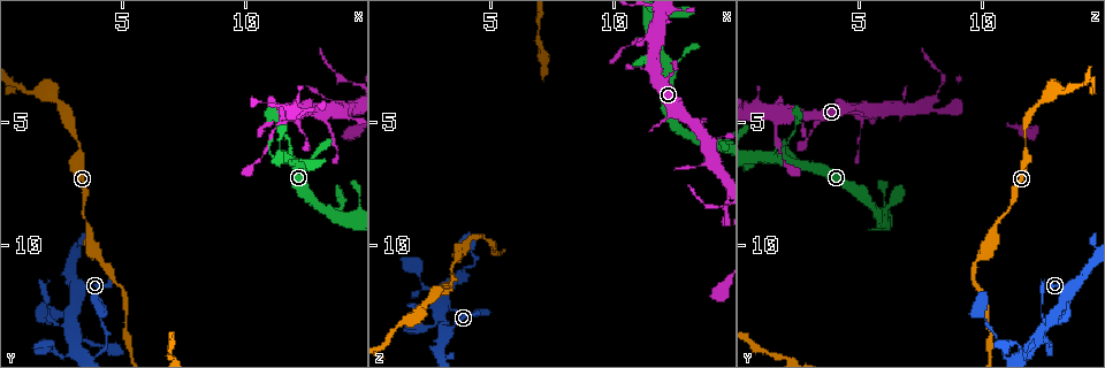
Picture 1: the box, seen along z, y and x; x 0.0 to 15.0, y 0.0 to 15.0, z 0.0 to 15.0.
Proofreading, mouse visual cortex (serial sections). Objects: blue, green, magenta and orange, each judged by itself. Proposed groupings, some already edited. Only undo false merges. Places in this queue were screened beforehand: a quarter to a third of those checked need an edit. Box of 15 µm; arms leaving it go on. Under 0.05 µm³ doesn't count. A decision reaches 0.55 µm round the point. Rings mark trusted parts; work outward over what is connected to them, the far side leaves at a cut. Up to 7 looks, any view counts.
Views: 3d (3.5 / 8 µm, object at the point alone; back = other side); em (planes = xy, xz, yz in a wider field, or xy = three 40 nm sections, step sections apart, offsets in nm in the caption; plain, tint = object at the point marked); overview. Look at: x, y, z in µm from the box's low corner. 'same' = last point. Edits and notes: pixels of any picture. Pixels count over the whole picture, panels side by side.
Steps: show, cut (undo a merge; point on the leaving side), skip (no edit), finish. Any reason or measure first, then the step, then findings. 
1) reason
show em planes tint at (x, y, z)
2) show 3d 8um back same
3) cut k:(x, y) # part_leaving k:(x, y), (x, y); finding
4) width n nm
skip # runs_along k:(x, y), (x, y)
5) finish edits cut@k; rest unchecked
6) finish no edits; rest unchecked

show 3d 8um at (11.6, 4.7, 1.8)

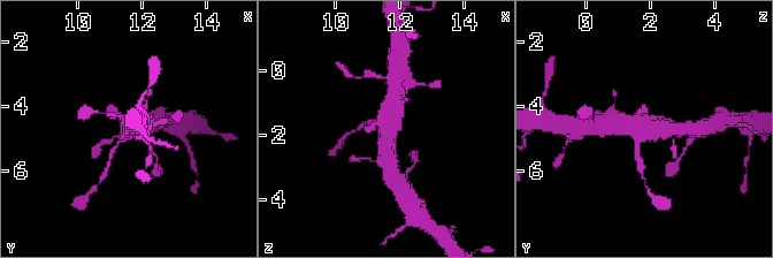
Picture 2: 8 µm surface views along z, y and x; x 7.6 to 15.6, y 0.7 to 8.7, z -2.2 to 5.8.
show em planes tint at (11.5, 4.7, 1.8)

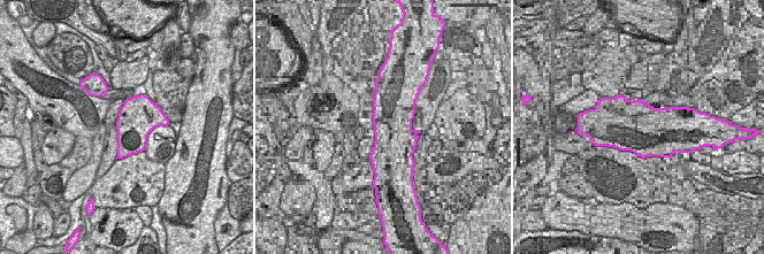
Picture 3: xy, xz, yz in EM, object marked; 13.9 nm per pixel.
skip # runs_along 2:(388, 162), (385, 129), (395, 98); all the same cell

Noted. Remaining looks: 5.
side arm on a straight run
show 3d 3.5um at (14.1, 4.8, 5.7)

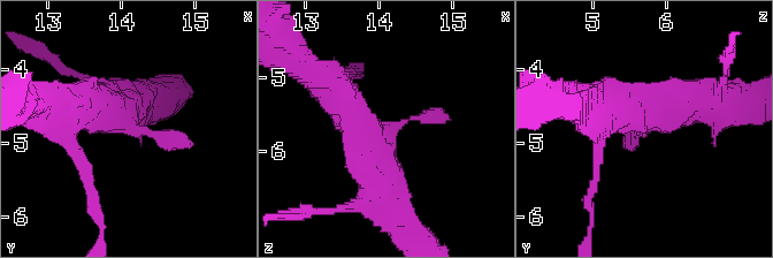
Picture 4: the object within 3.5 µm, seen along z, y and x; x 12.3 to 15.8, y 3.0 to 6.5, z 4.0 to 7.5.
show em xy step 3 tint at (14.05, 4.75, 5.80)

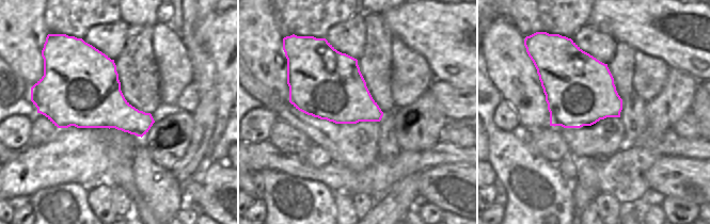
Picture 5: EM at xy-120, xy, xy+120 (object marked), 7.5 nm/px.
width 460 nm
skip # runs_along 4:(318, 78), (375, 149), (389, 209); one cell here

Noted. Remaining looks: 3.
thick turns thin
show 3d 3.5um at (2.2, 13.2, 12.5)

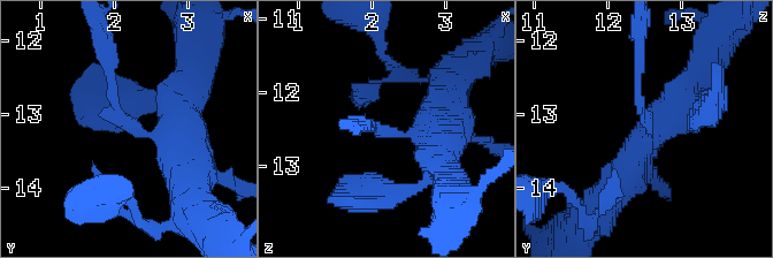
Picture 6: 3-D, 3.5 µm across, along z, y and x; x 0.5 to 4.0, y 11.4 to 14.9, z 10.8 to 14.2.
arm_widths 100, 500 nm
show em xy step 2 tint at (2.30, 13.25, 12.60)

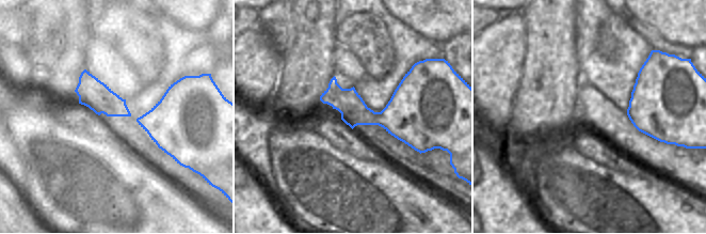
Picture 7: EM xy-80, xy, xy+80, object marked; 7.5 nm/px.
show em xy step 5 tint same

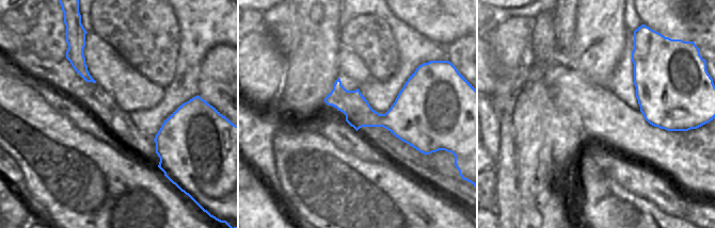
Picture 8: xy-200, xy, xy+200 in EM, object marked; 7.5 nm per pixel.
cut 6:(641, 109) # border 8:(382, 114), (380, 119), (381, 126); two cells meet here

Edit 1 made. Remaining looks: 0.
finish edits cut@6; rest unchecked

